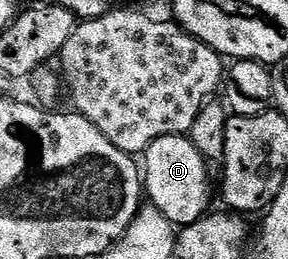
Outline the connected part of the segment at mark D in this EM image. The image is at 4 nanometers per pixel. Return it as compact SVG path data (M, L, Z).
M187 135L157 137L141 159L141 178L150 206L161 209L176 228L193 225L208 214L211 203L211 179L207 176L208 160L191 144Z

